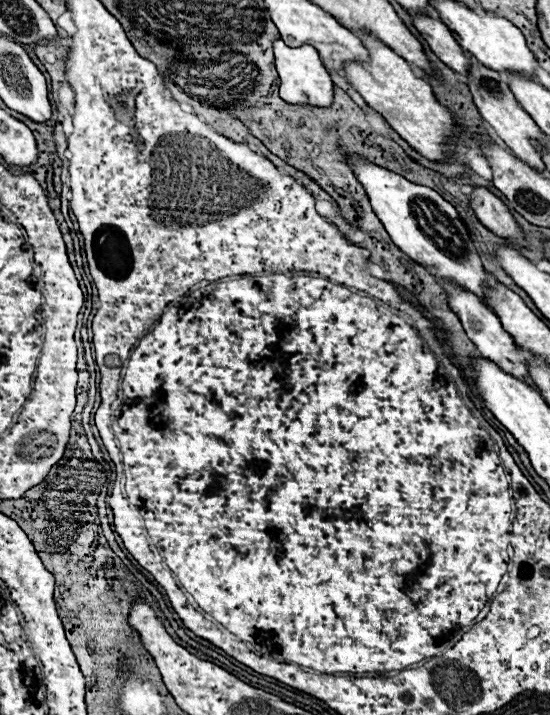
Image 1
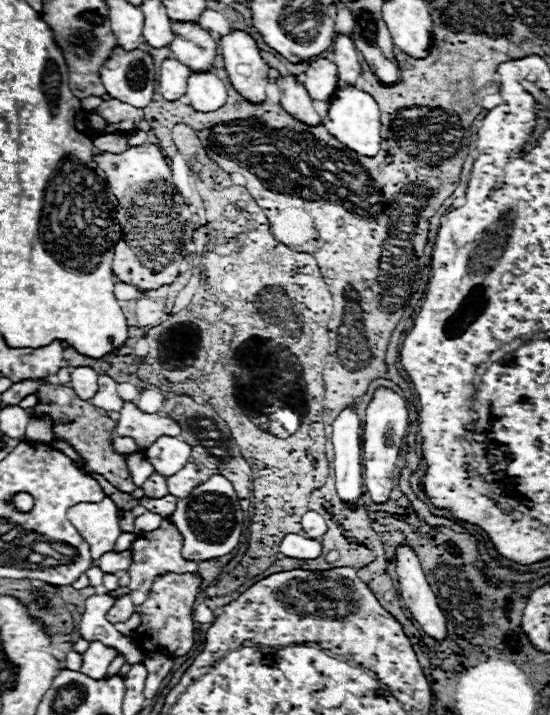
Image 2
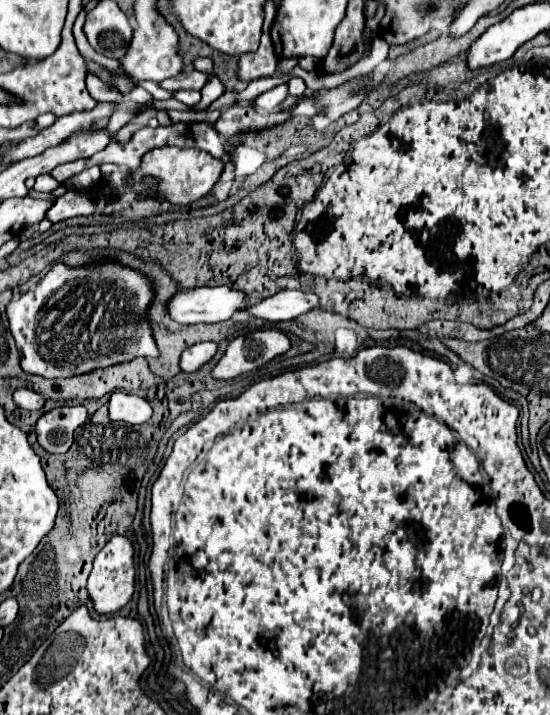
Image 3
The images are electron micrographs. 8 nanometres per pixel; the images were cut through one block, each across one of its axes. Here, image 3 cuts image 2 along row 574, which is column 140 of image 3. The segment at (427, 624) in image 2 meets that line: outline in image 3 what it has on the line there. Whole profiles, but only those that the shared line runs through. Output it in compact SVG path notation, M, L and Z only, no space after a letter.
M114 392L108 402L110 408L110 418L116 422L126 422L126 424L144 424L152 418L152 408L150 404L136 396L136 394L126 394L126 392Z

